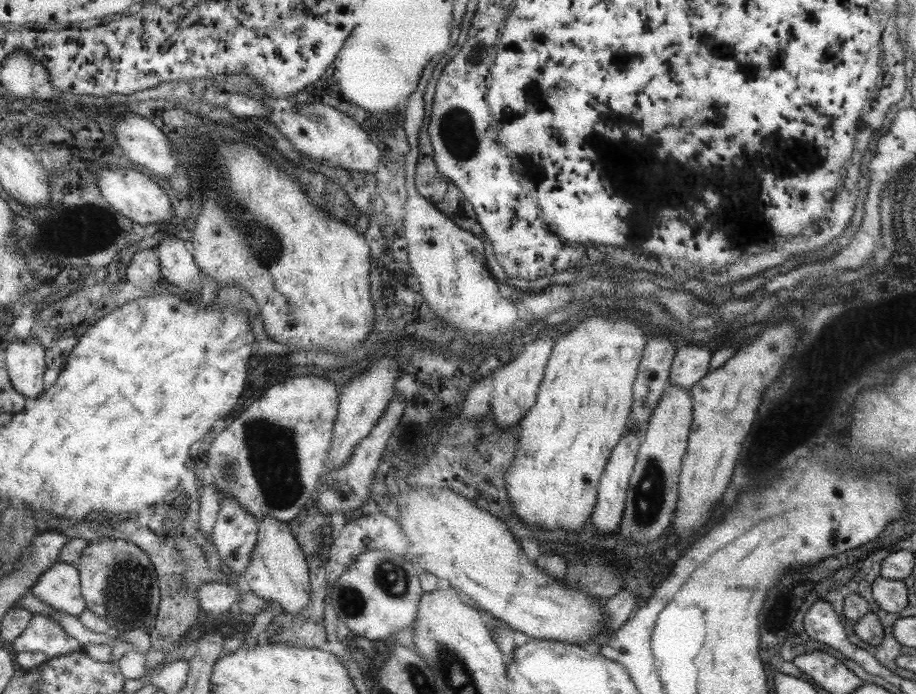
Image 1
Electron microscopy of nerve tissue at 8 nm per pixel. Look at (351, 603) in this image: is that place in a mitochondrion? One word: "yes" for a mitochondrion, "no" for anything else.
yes

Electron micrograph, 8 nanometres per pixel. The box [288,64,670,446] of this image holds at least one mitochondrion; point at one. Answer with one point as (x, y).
(451, 127)

